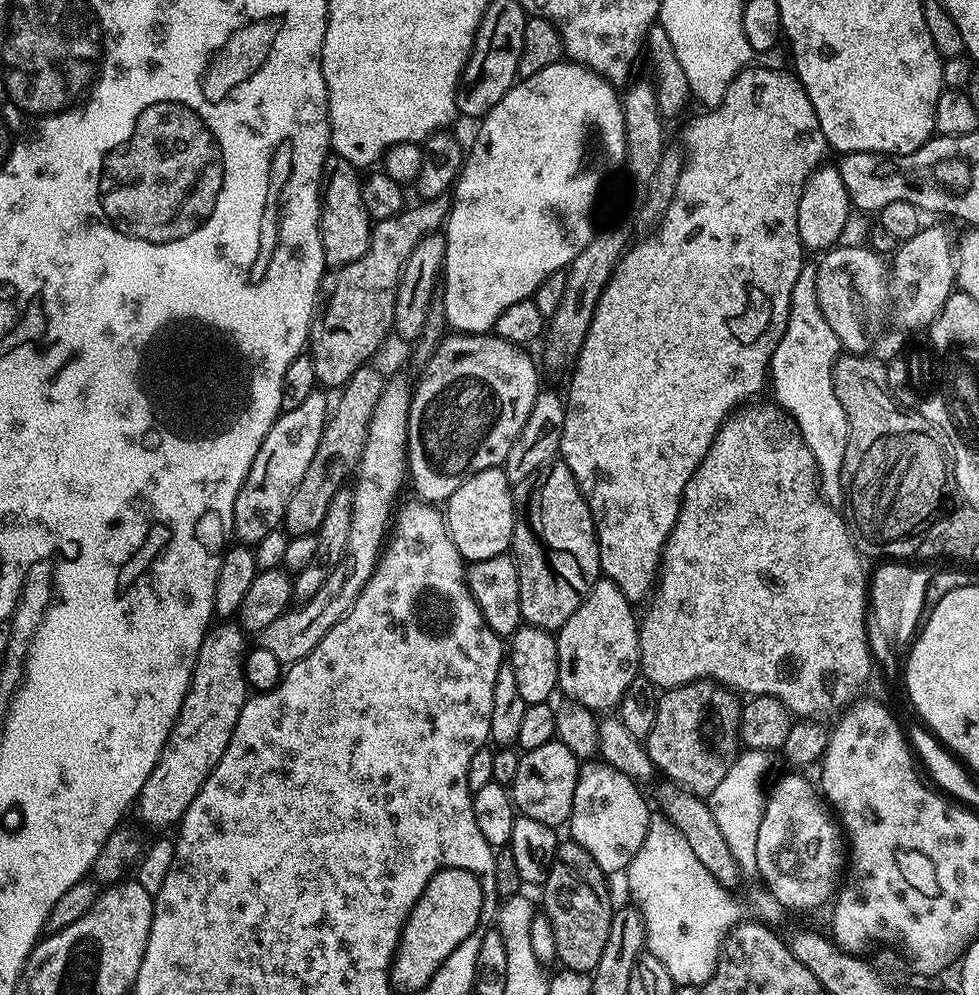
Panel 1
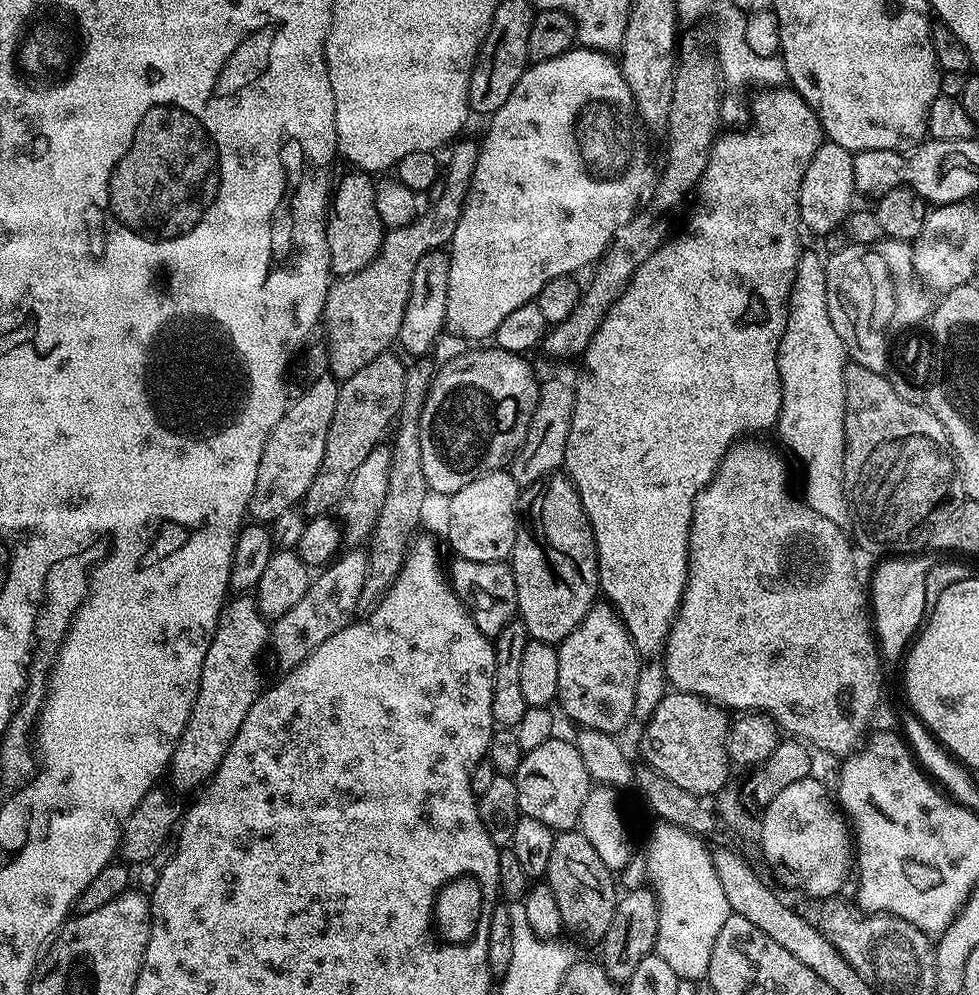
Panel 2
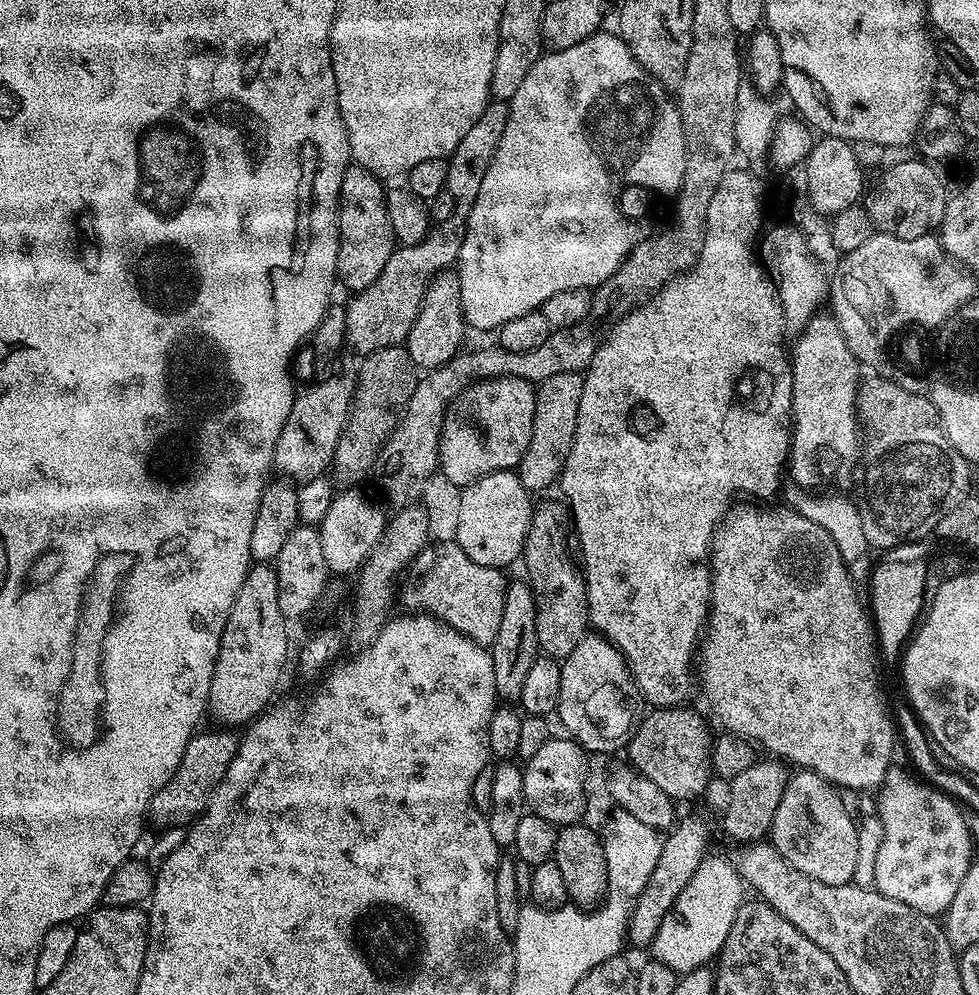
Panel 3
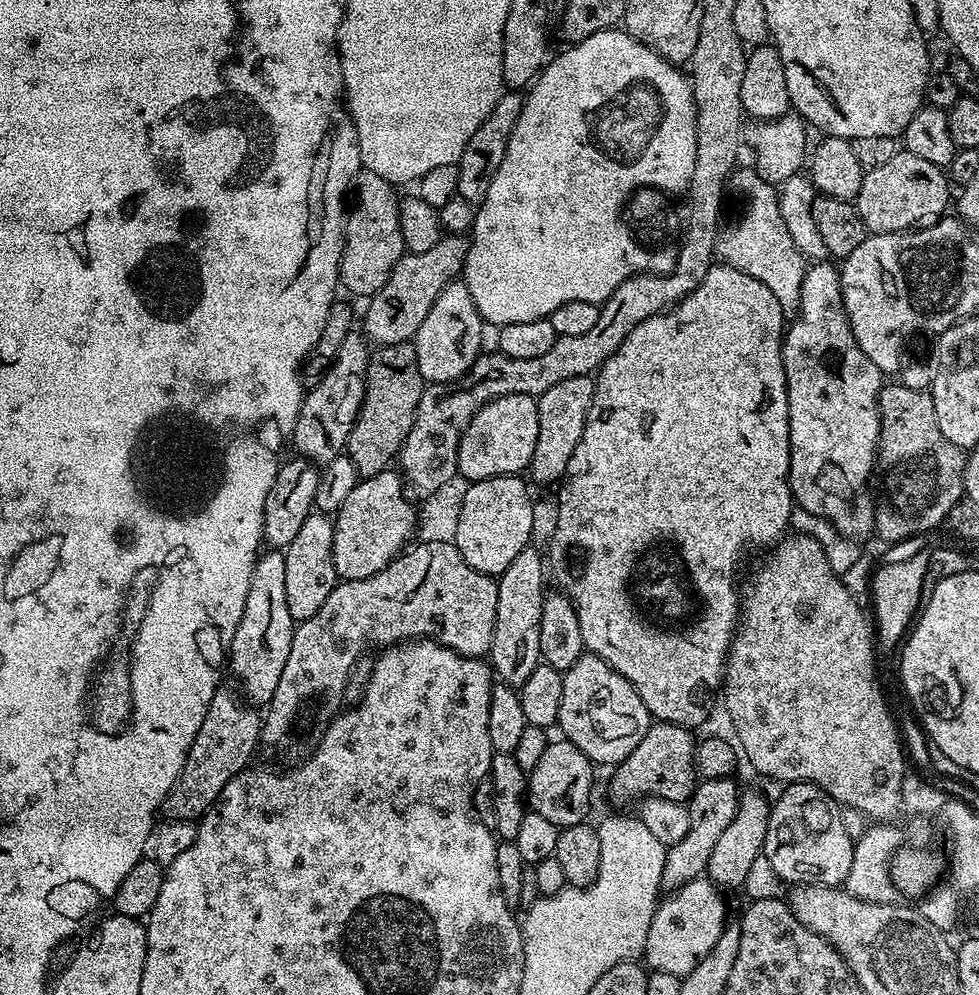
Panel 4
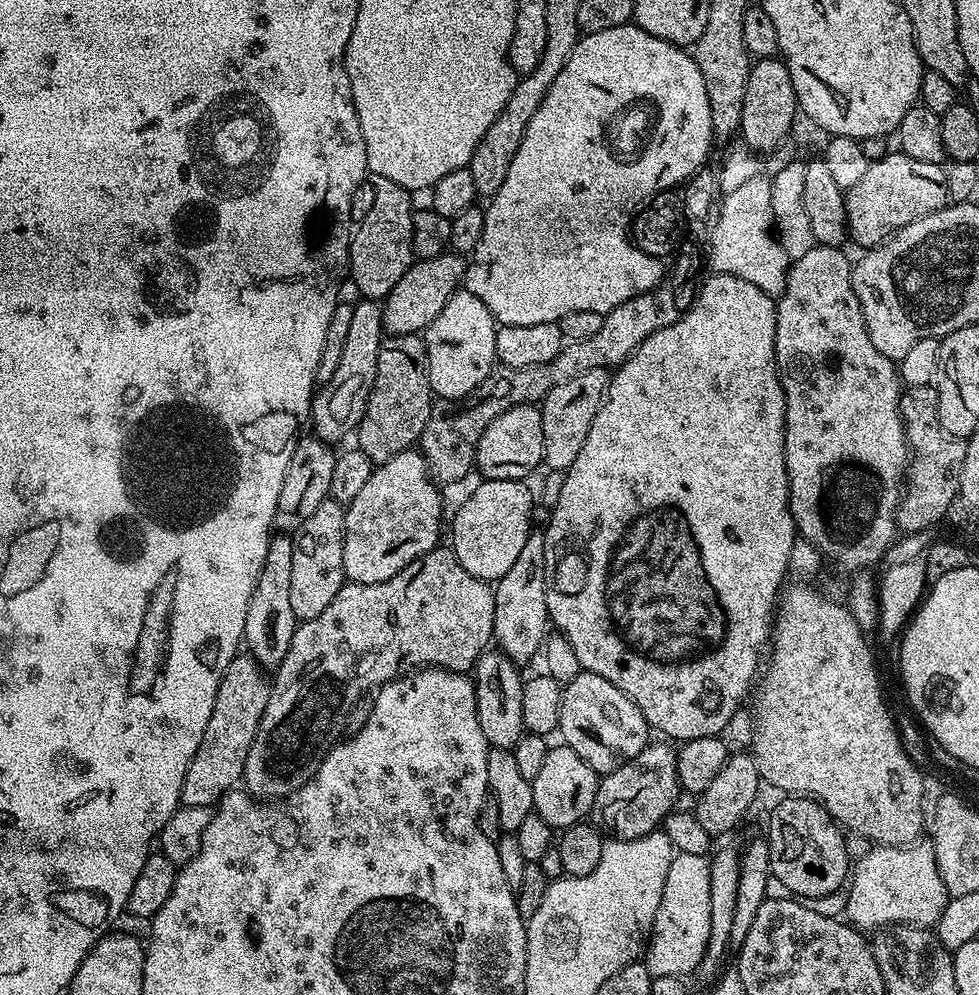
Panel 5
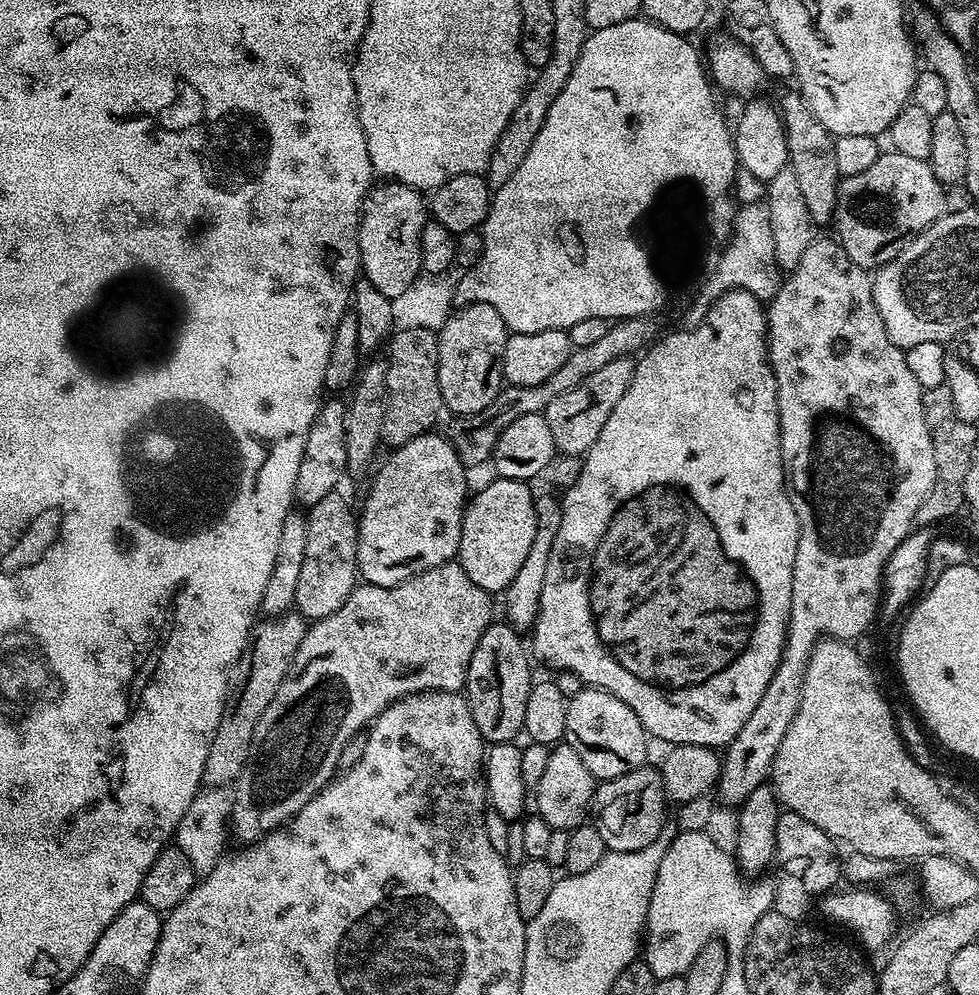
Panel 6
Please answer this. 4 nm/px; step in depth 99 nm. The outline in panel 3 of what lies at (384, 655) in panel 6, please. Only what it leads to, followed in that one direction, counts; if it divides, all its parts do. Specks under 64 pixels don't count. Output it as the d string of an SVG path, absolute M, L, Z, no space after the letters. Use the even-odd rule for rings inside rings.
M436 542L425 546L410 565L416 600L427 615L444 620L454 630L468 636L475 644L491 646L498 638L508 584L499 568L478 566L455 542Z

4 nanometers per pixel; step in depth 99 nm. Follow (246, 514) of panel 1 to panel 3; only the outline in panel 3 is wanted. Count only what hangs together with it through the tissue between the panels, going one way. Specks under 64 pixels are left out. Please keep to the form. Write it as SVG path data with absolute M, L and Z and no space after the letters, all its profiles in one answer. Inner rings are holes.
M351 375L328 376L325 380L318 381L309 392L304 392L301 396L299 393L293 399L290 418L286 418L282 434L278 434L272 459L277 473L280 471L284 478L293 476L297 482L305 482L323 477L331 469L338 438L348 421L353 387Z

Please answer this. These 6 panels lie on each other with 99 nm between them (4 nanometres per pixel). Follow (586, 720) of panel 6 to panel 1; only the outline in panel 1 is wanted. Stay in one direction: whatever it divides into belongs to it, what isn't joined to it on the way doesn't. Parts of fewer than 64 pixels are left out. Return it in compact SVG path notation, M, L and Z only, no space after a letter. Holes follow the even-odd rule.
M601 578L555 633L558 688L592 713L619 709L630 682L640 672L640 629L632 608L633 601L625 598L613 580Z

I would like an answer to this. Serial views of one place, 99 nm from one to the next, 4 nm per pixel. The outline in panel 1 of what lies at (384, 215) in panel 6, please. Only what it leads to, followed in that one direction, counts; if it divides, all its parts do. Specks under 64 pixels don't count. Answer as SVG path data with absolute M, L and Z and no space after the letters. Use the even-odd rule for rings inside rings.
M332 154L328 157L326 165L326 183L322 188L322 211L320 213L320 237L322 238L322 250L324 262L329 269L350 266L350 262L358 262L362 254L372 245L373 219L366 210L366 202L362 200L362 176L356 165L346 162L341 156Z

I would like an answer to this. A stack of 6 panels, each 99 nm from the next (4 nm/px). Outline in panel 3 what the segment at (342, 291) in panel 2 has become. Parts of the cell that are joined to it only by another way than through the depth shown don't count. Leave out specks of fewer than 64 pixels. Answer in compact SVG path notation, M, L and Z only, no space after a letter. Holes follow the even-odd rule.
M492 100L482 110L482 118L470 126L470 131L458 142L458 146L447 157L448 187L446 191L454 194L456 212L448 220L439 221L428 235L417 244L405 244L397 247L390 254L390 262L366 286L366 290L355 293L352 301L347 301L344 314L346 318L345 341L349 349L367 354L383 348L394 348L403 345L410 334L410 326L414 326L414 318L418 318L418 310L422 306L422 298L428 289L428 283L438 272L451 269L459 261L460 247L464 225L468 223L468 215L478 198L478 186L482 186L482 178L490 167L490 158L494 158L494 150L498 150L498 142L502 138L502 130L506 130L508 105L503 100Z

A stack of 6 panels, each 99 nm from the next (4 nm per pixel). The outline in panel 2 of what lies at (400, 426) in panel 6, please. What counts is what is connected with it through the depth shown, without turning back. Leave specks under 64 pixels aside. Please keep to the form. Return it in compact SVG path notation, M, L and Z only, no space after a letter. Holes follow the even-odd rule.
M389 350L378 354L374 362L366 362L366 366L358 370L358 374L350 374L350 378L340 384L338 406L334 406L334 418L330 418L330 430L326 430L326 451L322 454L322 466L318 466L318 474L314 474L314 482L310 482L310 490L306 490L302 501L303 511L309 517L331 513L339 505L340 499L348 494L354 470L358 470L358 466L366 462L366 454L370 454L370 450L381 447L383 440L380 439L389 435L402 406L403 386L406 383L406 364L394 353L395 351Z

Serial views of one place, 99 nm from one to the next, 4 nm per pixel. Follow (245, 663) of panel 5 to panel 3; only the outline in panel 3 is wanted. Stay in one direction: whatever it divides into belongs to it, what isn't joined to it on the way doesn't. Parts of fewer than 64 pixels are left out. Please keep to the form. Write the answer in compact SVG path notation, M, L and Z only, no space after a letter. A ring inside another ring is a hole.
M216 730L220 732L197 731L191 742L186 746L186 754L182 754L182 762L178 770L154 794L150 809L150 820L160 827L160 830L169 828L187 829L196 817L201 816L214 794L214 790L222 782L226 770L230 770L230 762L236 753L237 737L228 730Z

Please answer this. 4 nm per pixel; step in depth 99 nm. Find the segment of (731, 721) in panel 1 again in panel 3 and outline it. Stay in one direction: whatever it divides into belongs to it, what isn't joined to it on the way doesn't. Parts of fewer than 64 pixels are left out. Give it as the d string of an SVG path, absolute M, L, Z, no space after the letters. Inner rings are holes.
M660 706L648 717L639 721L627 745L626 753L633 768L645 775L652 782L656 782L673 802L692 800L700 796L708 788L708 779L713 779L712 771L712 741L713 733L708 733L708 724L689 706Z

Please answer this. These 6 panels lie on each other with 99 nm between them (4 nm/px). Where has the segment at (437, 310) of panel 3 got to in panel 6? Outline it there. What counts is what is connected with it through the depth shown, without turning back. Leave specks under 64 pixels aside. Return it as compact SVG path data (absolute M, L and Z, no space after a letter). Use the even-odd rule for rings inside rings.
M466 304L457 307L438 331L438 386L447 411L457 412L460 418L476 418L487 413L502 387L502 350L510 333L502 322L502 314L489 304Z

